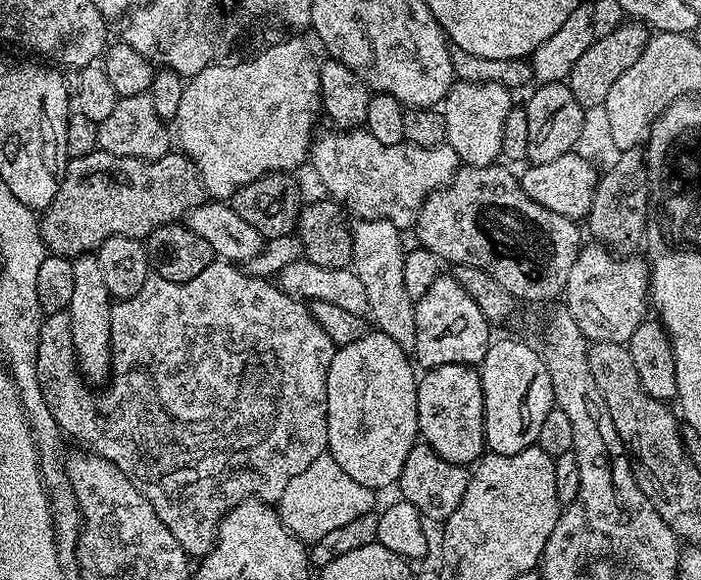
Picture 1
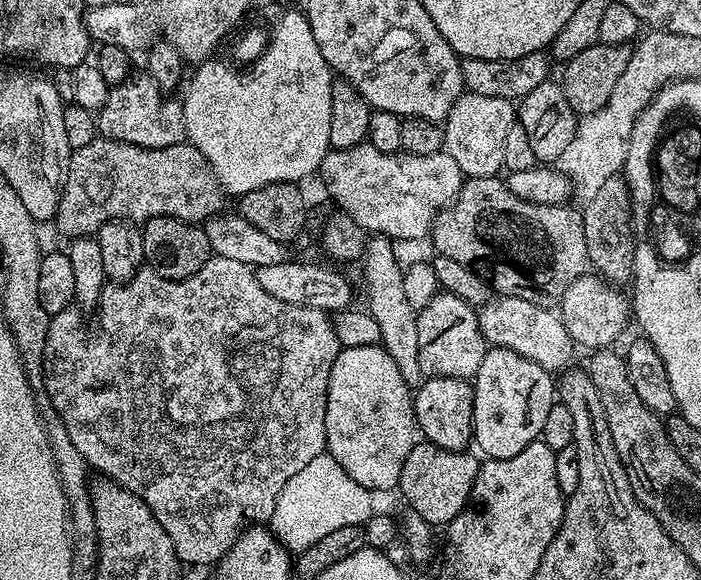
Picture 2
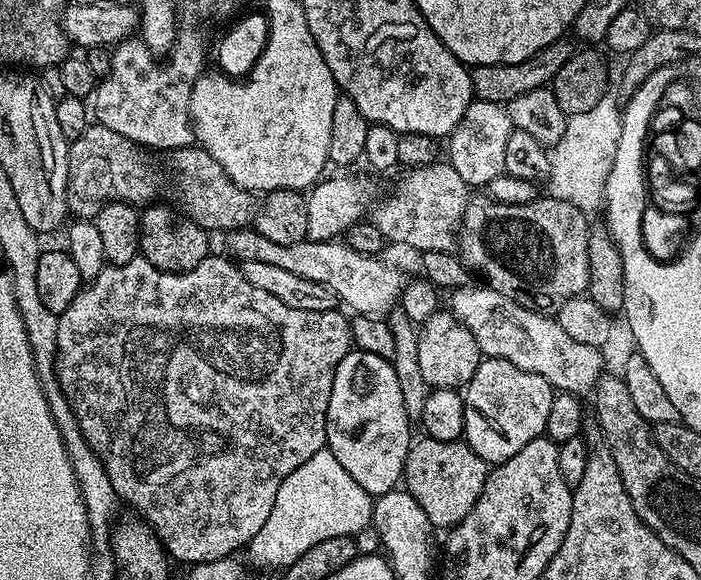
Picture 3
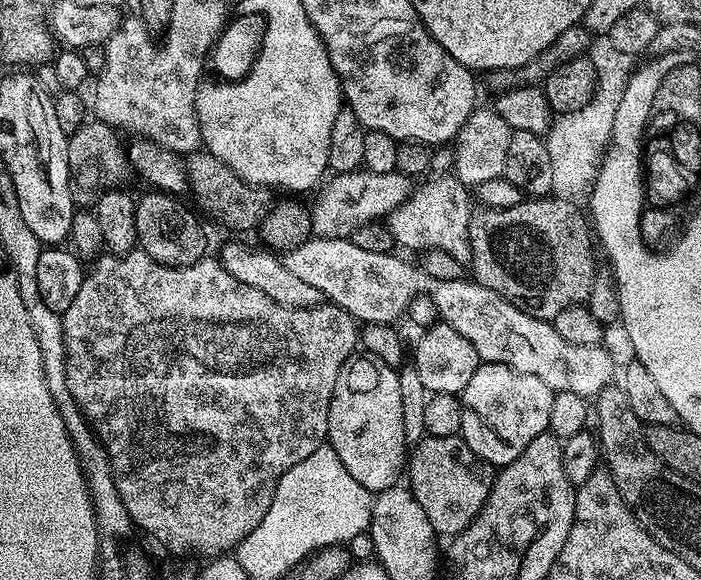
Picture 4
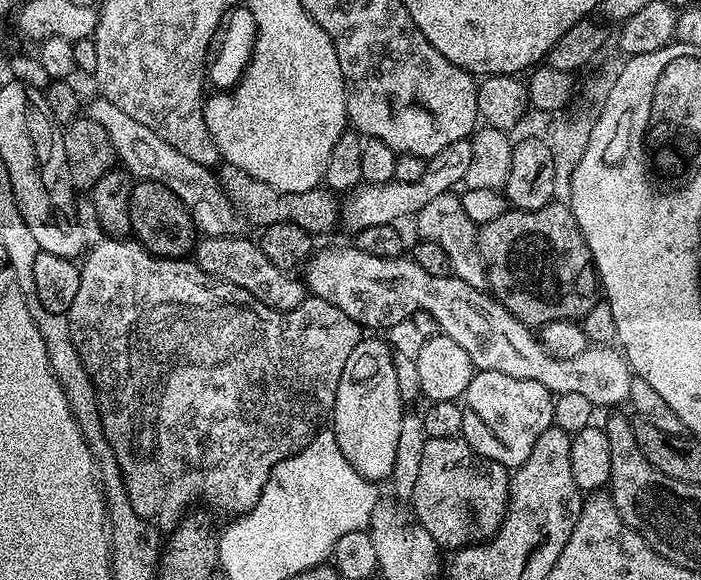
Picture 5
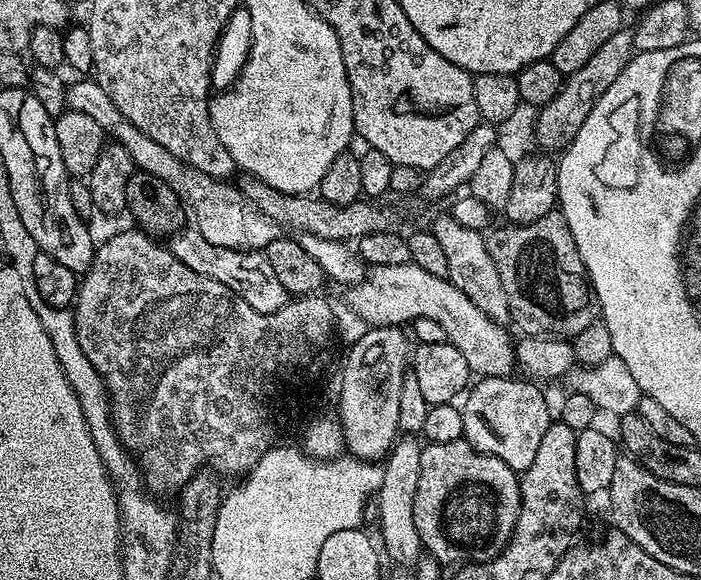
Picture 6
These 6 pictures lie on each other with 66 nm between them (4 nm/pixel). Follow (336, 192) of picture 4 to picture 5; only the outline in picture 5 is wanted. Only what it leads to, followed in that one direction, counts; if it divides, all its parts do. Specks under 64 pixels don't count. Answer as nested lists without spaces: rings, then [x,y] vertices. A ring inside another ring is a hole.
[[[471,139],[459,140],[446,150],[434,154],[427,161],[427,168],[418,182],[393,182],[390,184],[364,184],[352,189],[343,197],[340,206],[340,224],[349,234],[366,230],[370,226],[379,226],[383,223],[396,224],[403,216],[415,217],[426,206],[426,202],[434,202],[442,194],[452,192],[457,186],[463,185],[466,170],[470,170],[472,157]]]

